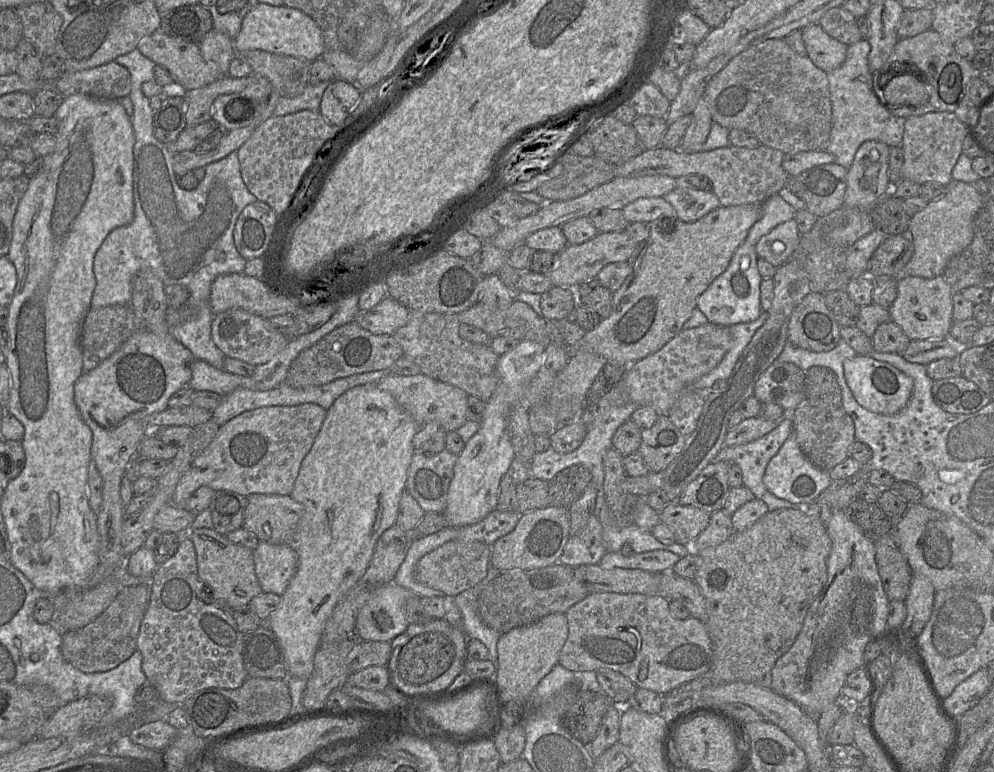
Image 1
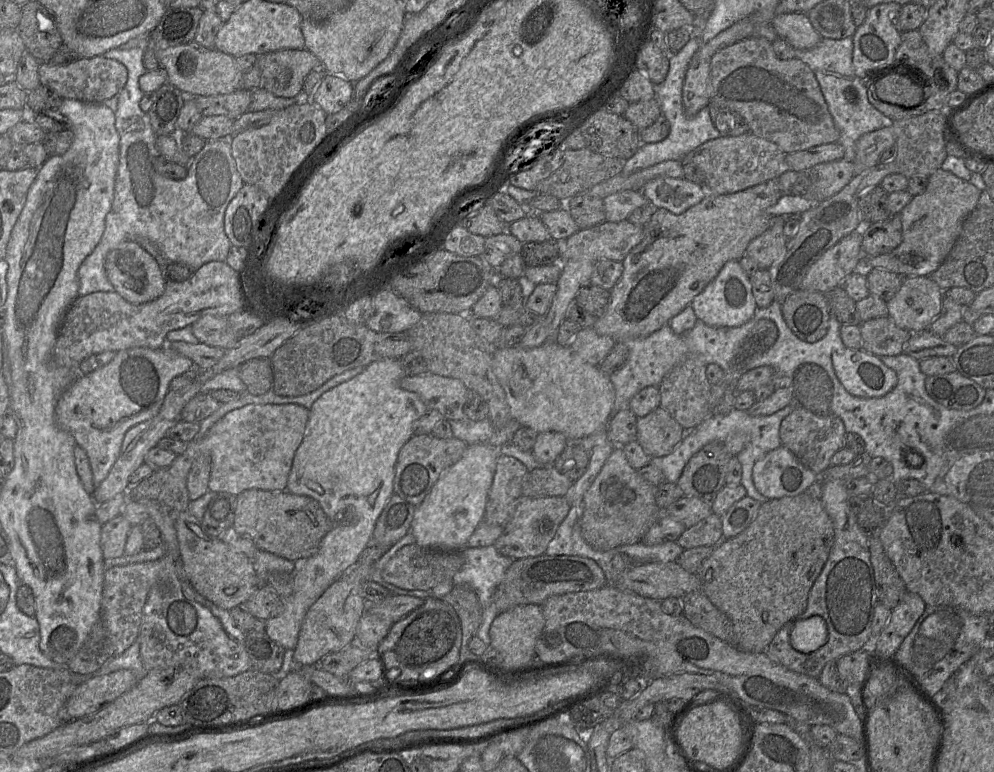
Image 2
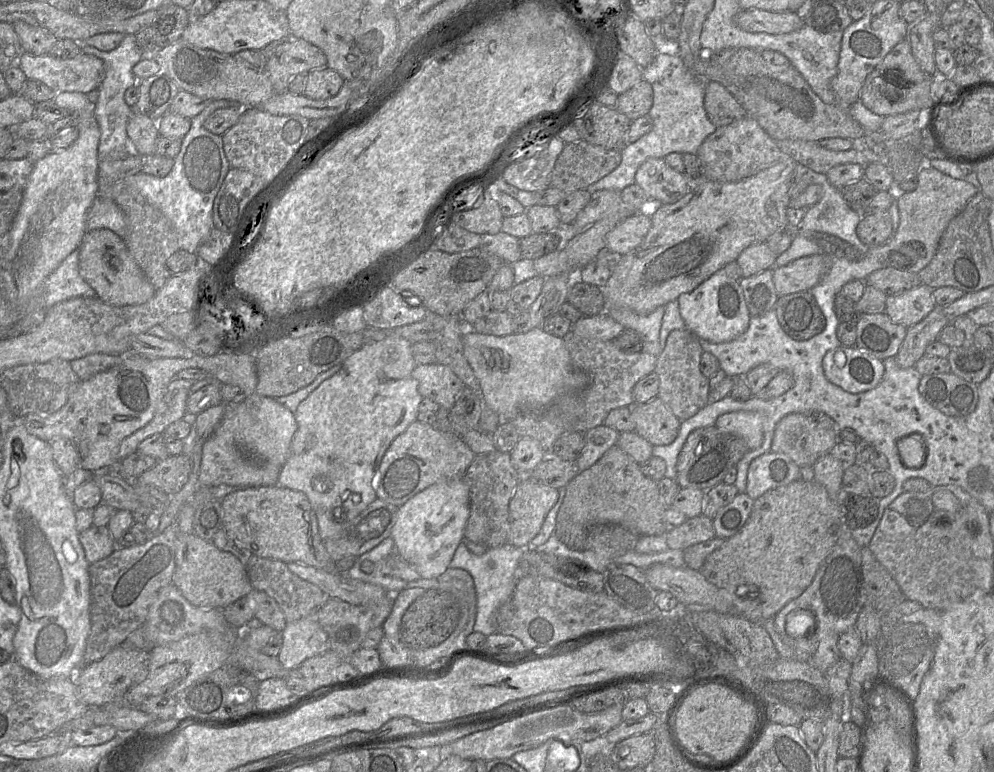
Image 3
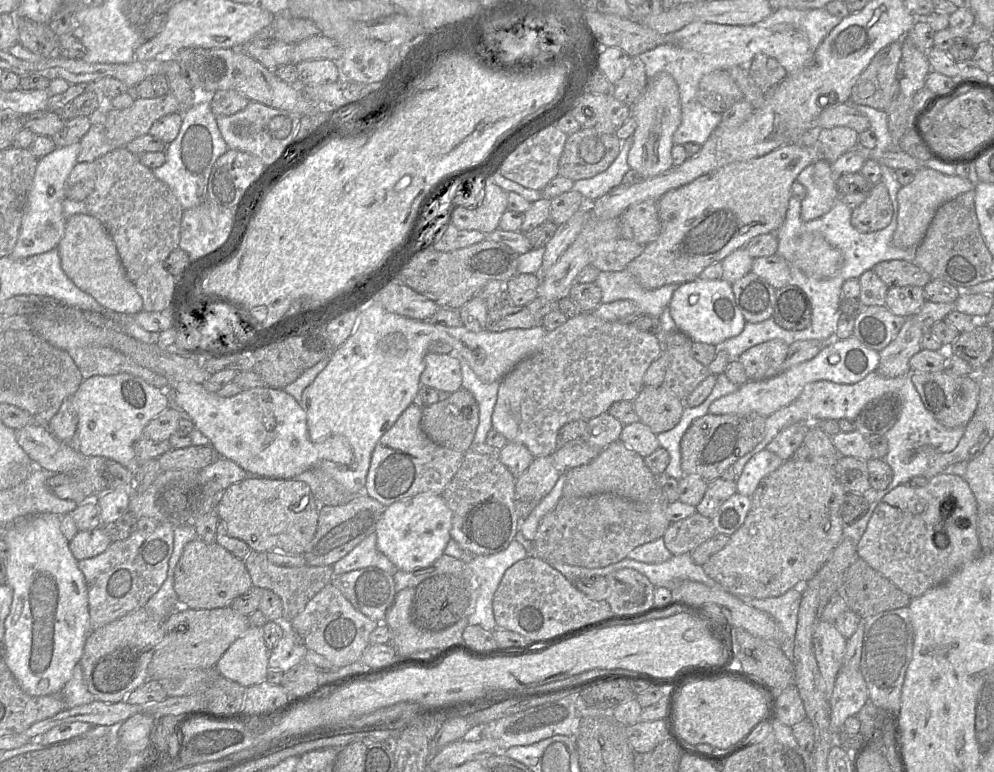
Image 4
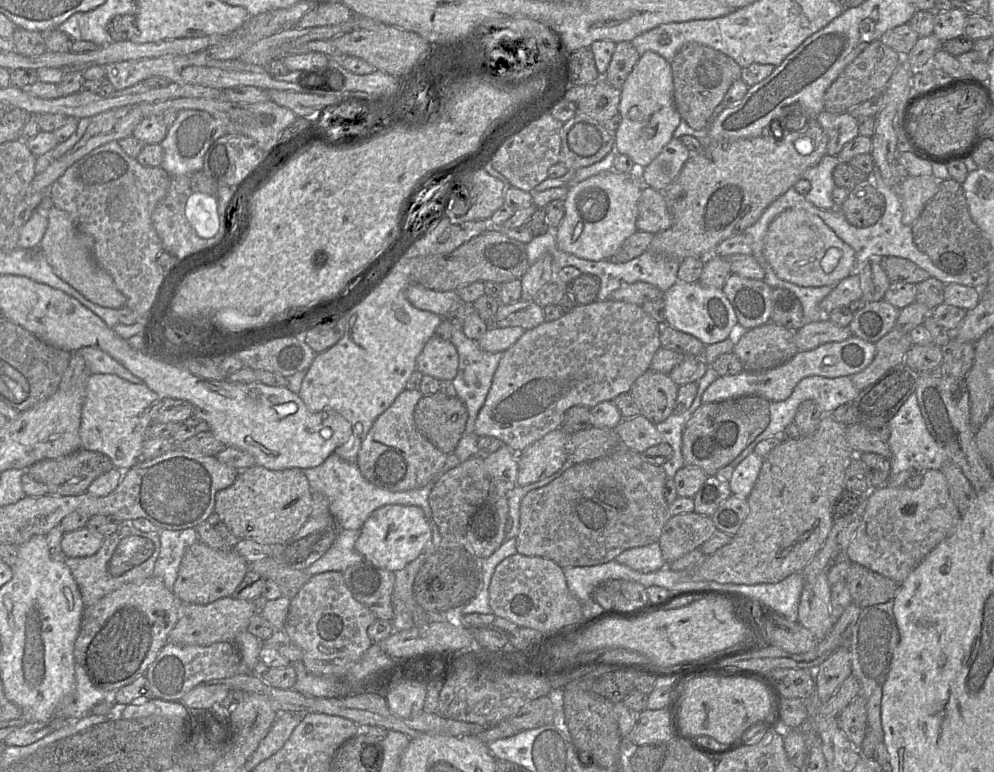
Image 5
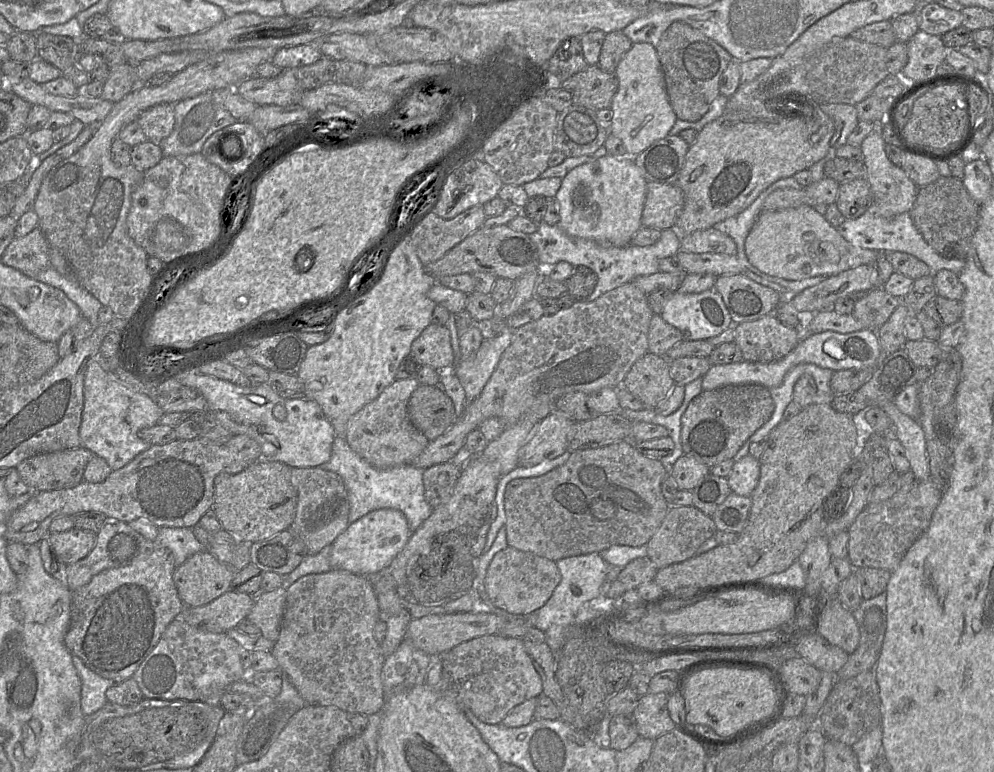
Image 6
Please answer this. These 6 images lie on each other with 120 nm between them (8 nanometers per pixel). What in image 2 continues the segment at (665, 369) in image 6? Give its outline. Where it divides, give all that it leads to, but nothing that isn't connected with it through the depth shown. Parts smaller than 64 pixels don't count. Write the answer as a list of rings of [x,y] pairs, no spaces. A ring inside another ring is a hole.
[[[661,406],[637,418],[637,441],[651,458],[672,453],[685,436],[685,429]]]

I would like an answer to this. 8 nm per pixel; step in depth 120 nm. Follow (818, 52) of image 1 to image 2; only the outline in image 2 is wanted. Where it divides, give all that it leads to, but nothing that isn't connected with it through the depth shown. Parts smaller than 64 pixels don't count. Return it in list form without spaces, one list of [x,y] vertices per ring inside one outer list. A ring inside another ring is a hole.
[[[807,13],[777,14],[771,20],[770,25],[777,36],[794,49],[808,50],[822,40],[812,26]]]

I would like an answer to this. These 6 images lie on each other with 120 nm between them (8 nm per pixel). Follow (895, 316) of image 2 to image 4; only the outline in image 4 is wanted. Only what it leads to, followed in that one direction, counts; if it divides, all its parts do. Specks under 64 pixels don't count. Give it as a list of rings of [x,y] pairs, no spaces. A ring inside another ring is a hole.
[[[891,287],[887,291],[885,306],[893,314],[908,319],[915,316],[925,302],[922,287]]]

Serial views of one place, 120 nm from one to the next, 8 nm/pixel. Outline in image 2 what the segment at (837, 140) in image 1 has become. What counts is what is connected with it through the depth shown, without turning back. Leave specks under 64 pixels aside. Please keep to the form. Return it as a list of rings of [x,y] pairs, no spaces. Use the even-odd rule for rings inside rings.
[[[822,38],[813,48],[795,49],[795,57],[802,60],[813,71],[820,85],[833,121],[840,132],[839,143],[844,148],[844,159],[853,162],[856,156],[856,141],[866,133],[893,125],[890,118],[882,114],[868,100],[866,81],[858,77],[853,67],[853,38]]]

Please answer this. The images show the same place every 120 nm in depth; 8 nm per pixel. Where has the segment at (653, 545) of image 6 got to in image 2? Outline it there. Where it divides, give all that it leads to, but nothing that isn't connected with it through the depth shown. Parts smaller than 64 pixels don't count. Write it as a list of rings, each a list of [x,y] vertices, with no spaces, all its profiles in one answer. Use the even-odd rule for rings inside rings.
[[[712,512],[707,518],[686,528],[676,542],[685,550],[699,546],[717,546],[722,540],[722,519]]]

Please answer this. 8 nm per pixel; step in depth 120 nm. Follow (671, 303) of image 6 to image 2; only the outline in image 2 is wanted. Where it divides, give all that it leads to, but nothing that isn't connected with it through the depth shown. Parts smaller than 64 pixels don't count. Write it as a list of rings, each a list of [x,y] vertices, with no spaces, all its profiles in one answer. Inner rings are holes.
[[[738,260],[726,262],[718,275],[693,299],[690,306],[698,320],[712,327],[739,327],[748,322],[757,309],[749,276]]]

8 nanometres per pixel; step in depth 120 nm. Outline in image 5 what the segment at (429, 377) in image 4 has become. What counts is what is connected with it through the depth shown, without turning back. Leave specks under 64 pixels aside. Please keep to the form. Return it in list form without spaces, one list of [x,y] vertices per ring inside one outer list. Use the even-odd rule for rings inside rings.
[[[431,337],[416,359],[416,370],[440,382],[451,382],[457,374],[459,356],[450,340]]]

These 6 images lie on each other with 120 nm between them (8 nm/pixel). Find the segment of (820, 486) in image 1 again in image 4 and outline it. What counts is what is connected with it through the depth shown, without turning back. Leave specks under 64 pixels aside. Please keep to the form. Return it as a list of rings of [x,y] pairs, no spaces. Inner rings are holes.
[[[768,450],[758,452],[745,464],[736,481],[737,492],[751,497],[760,481],[778,469],[783,462],[783,459]]]

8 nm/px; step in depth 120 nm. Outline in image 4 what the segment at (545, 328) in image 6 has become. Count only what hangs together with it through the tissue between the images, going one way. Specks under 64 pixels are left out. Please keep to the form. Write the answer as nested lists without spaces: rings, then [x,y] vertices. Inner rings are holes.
[[[582,311],[578,315],[568,318],[561,326],[553,330],[548,330],[544,335],[542,344],[539,349],[532,355],[521,360],[500,380],[497,400],[492,414],[492,428],[502,433],[509,442],[524,444],[534,455],[534,457],[551,455],[558,448],[559,430],[566,423],[574,420],[588,421],[591,418],[594,418],[601,413],[608,411],[610,406],[617,401],[633,401],[644,386],[643,377],[648,367],[661,354],[662,349],[660,347],[658,337],[655,333],[640,330],[632,323],[604,320],[595,316],[591,312]]]

